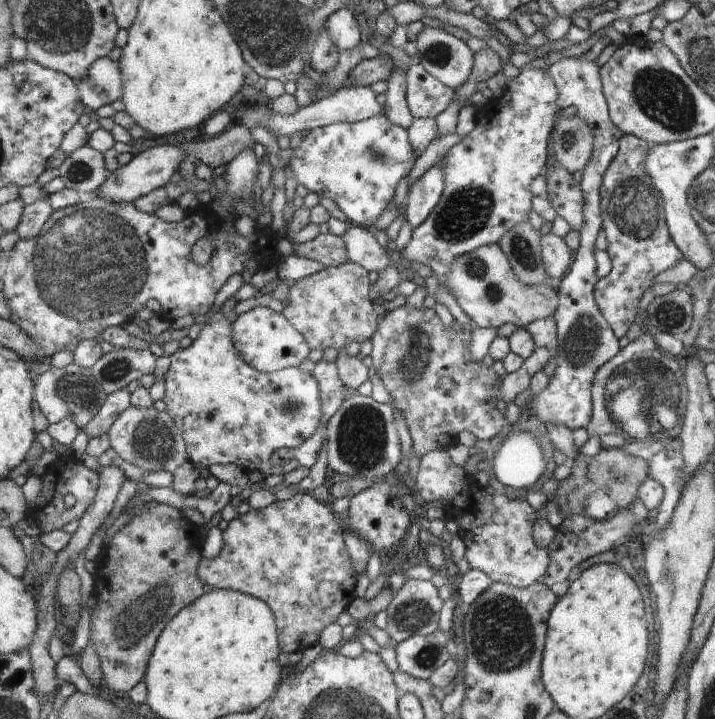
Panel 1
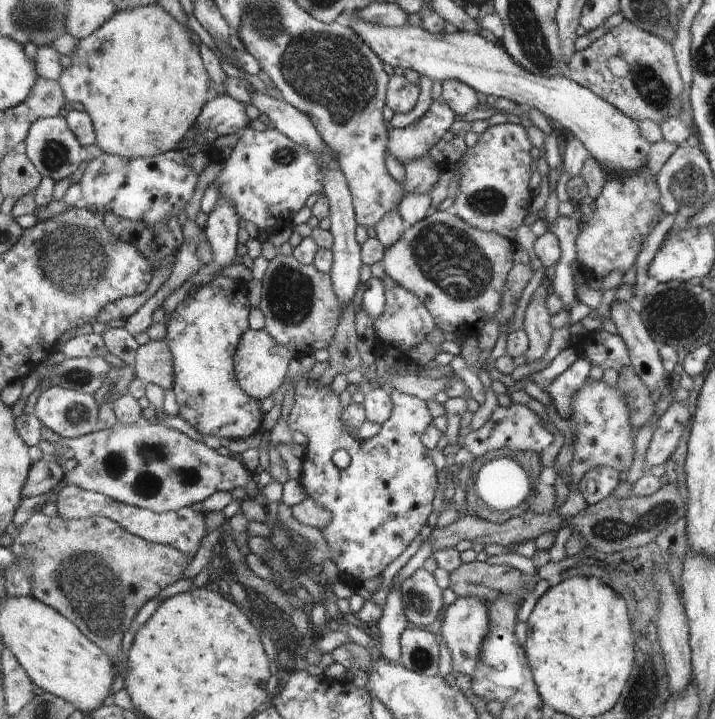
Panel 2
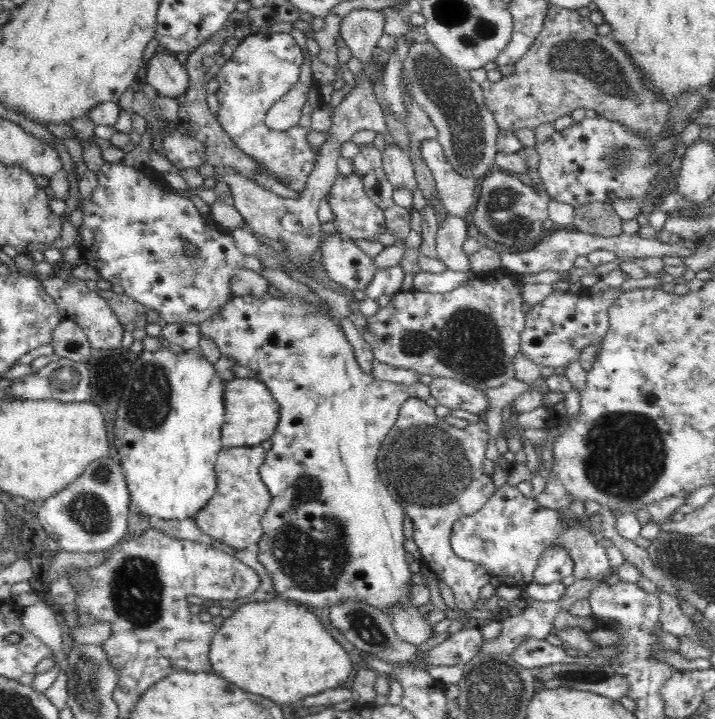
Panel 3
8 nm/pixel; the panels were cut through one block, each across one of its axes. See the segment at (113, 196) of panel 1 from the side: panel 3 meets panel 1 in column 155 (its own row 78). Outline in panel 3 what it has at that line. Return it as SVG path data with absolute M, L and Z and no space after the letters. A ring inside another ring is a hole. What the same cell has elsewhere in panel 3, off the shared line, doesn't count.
M155 53L145 66L147 83L154 86L160 97L176 99L186 94L190 77L176 56Z

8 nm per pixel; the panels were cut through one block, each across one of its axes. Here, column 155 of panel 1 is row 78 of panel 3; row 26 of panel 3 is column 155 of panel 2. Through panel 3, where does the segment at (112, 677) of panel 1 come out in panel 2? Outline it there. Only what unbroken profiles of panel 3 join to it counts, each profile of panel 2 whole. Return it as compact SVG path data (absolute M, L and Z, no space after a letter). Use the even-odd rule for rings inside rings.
M37 513L30 516L19 529L20 534L13 540L10 550L16 557L26 554L33 564L32 578L29 572L30 596L72 622L90 642L110 656L110 661L120 652L124 634L130 630L140 609L158 596L162 588L182 579L188 562L193 560L190 556L186 558L172 546L142 540L105 517L64 520L59 515L50 518Z

